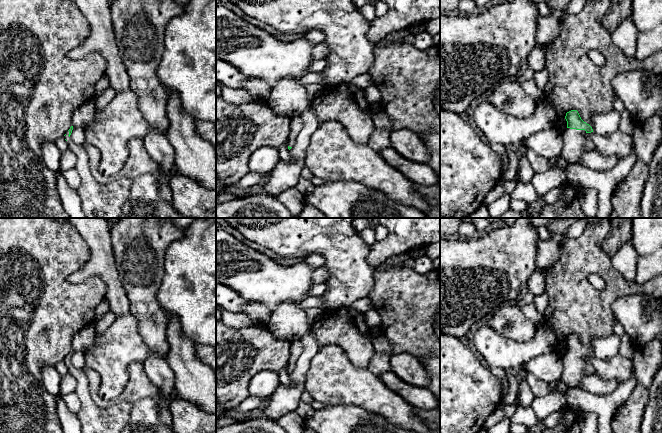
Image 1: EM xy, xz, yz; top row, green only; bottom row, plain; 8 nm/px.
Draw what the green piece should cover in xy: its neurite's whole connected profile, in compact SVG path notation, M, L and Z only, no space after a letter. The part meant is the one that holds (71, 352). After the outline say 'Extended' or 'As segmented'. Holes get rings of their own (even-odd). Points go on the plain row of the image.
M73 350L65 357L64 362L77 382L75 392L81 402L77 418L82 433L122 433L130 420L133 402L121 402L108 408L99 407L91 397L89 381L84 370L77 369L71 364L72 354Z. Extended

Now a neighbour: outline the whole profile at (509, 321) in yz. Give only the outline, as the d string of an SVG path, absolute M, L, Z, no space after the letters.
M517 304L502 306L493 314L488 325L498 334L517 342L529 341L537 331Z

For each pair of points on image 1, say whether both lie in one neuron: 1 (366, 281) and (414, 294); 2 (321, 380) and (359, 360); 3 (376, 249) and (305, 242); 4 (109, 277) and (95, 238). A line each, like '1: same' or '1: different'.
1: different
2: different
3: different
4: same

